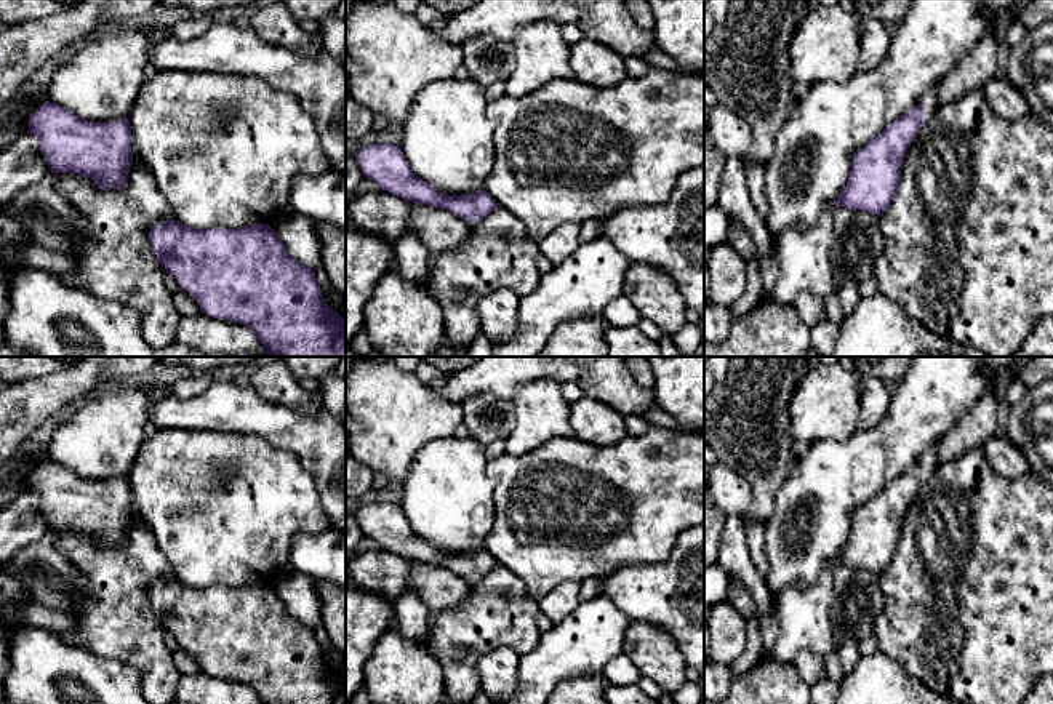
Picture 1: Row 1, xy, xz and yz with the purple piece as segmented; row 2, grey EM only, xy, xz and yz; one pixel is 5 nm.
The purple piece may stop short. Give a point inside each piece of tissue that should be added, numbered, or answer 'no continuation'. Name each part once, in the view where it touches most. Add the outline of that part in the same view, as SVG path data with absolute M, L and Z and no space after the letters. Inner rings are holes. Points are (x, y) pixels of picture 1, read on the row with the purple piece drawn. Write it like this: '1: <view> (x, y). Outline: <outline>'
1: yz (928, 101). Outline: M938 86L931 88L930 91L927 91L920 99L919 104L923 107L925 110L925 122L928 122L933 114L936 112L938 107ZM923 122L923 123L925 123Z

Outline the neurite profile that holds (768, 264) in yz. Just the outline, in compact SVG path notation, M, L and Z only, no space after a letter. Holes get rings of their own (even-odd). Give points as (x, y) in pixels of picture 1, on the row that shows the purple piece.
M771 237L773 251L768 256L757 258L760 266L760 277L762 277L762 299L770 299L773 288L776 286L776 282L779 278L779 262L775 251L776 237Z

